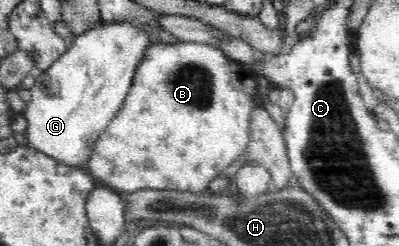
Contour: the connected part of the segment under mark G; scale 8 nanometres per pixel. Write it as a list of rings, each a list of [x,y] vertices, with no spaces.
[[[101,21],[76,36],[65,54],[35,78],[30,88],[31,100],[23,114],[29,123],[25,132],[28,146],[68,166],[89,162],[97,138],[131,92],[137,66],[147,55],[149,44],[158,41],[145,25],[131,21]]]

